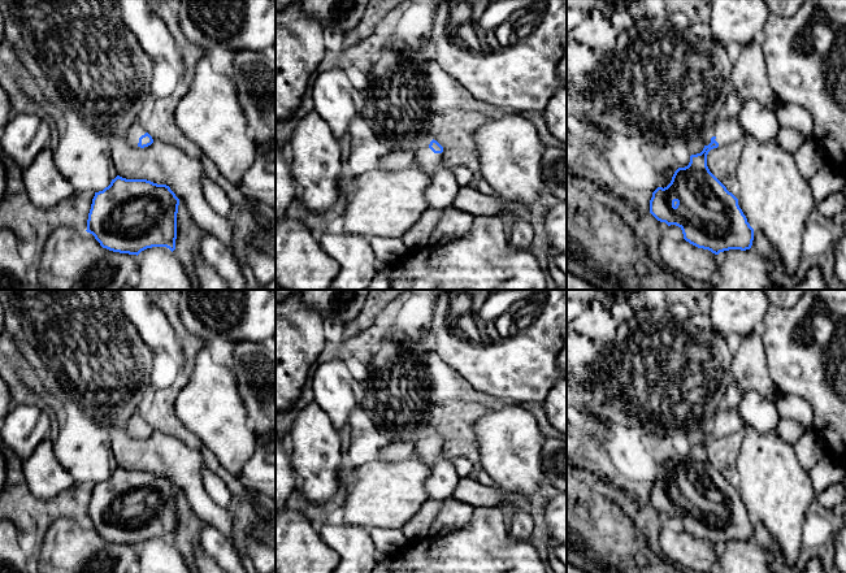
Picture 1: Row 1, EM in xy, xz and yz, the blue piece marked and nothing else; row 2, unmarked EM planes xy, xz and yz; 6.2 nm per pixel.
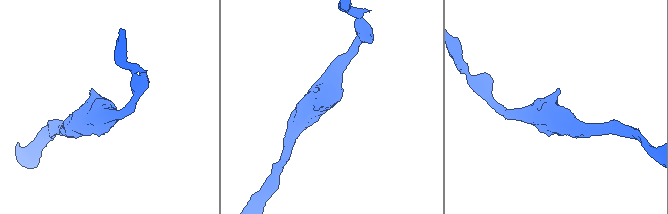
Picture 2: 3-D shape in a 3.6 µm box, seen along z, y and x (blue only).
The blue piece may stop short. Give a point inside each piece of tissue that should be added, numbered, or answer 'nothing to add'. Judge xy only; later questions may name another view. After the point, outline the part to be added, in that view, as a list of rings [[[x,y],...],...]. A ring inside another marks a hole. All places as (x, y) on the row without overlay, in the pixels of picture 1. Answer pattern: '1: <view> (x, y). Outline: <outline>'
1: xy (137, 420). Outline: [[[134,413],[131,418],[127,422],[127,427],[138,427],[140,429],[144,426],[147,422],[144,421],[143,416],[140,413]]]

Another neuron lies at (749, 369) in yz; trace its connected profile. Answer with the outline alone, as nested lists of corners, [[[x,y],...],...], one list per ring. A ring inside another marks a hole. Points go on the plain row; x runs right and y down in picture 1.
[[[755,329],[751,335],[741,338],[732,363],[732,378],[742,394],[758,391],[772,401],[777,400],[780,392],[768,373],[762,329]]]

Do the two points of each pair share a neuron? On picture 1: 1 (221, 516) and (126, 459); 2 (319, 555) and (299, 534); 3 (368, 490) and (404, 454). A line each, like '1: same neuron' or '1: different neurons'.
1: same neuron
2: same neuron
3: different neurons

